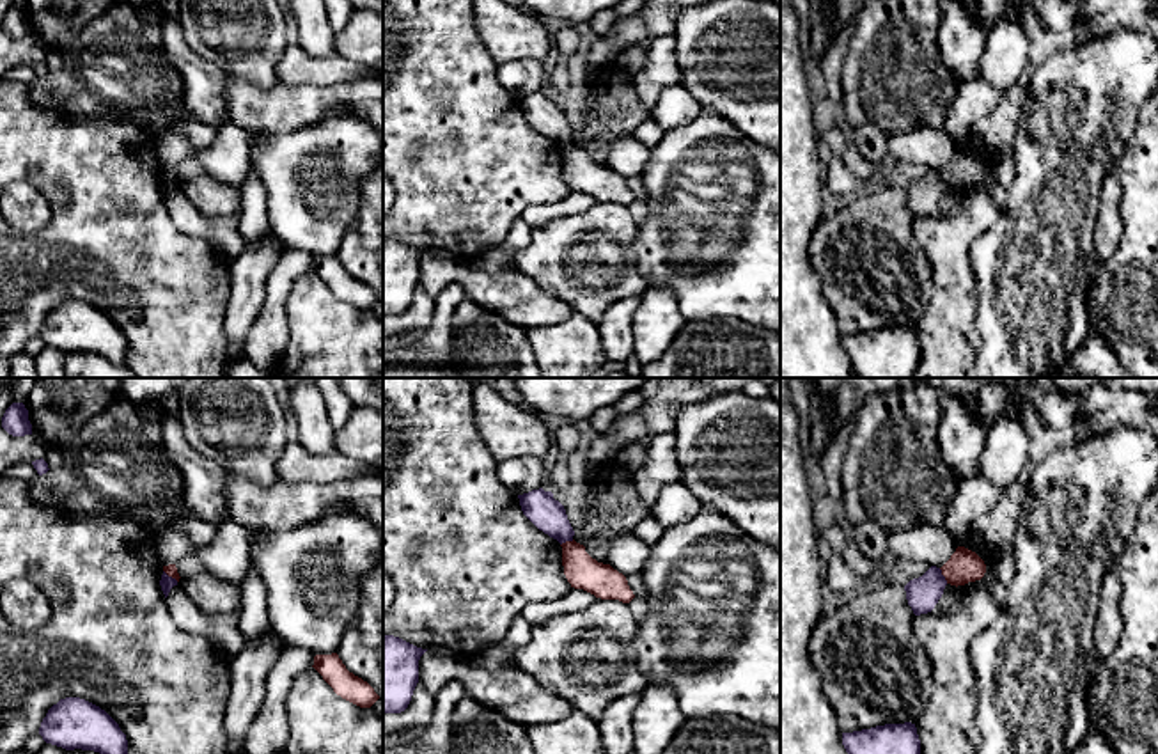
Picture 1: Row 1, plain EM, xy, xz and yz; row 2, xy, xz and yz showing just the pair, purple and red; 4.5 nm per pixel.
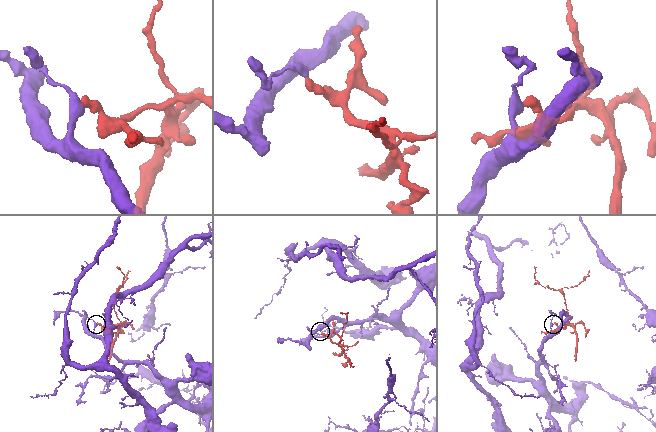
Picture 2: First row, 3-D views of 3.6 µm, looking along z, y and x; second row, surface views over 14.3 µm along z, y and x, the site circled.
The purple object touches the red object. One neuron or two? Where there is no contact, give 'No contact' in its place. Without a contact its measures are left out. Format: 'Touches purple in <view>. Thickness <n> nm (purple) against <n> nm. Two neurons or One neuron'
Touches purple in yz. Thickness 150 nm (purple) against 150 nm. Two neurons

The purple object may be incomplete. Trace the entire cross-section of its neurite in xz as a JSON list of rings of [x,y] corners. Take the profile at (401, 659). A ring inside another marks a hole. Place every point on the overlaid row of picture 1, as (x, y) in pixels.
[[[383,635],[383,713],[408,708],[419,683],[419,660],[427,649]]]

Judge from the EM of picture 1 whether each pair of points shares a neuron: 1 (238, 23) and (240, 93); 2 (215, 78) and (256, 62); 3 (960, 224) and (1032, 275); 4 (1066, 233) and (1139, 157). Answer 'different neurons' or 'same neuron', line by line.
1: different neurons
2: different neurons
3: different neurons
4: different neurons

